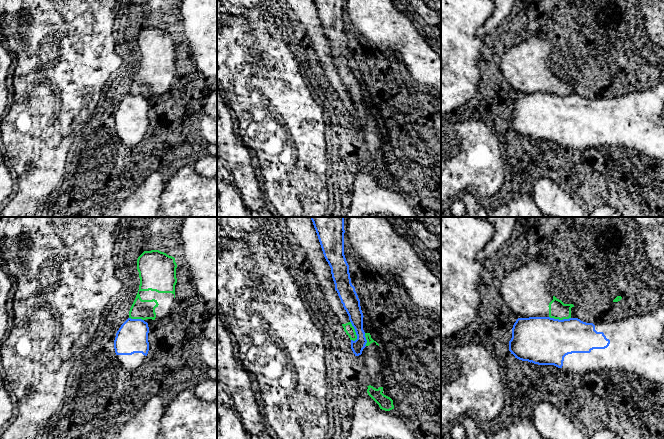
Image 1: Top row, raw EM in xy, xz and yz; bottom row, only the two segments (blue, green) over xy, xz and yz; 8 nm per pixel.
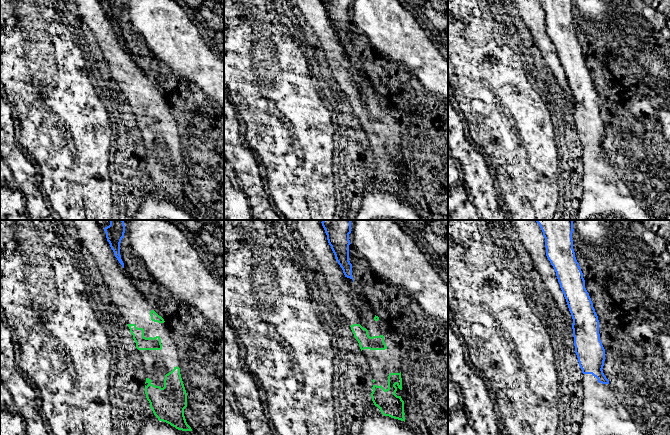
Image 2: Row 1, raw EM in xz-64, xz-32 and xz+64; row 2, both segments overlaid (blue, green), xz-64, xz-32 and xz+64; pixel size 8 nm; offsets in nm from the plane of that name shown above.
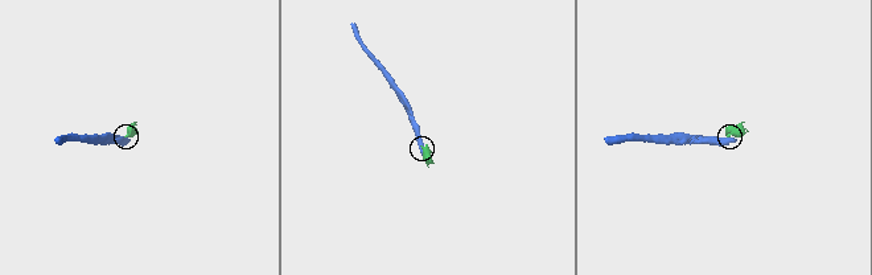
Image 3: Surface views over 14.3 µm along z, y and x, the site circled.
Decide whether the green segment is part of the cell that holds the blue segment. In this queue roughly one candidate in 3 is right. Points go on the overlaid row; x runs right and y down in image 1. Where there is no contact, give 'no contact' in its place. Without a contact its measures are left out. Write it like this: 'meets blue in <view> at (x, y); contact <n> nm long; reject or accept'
meets blue in xz at (355, 331); contact 170 nm long; reject

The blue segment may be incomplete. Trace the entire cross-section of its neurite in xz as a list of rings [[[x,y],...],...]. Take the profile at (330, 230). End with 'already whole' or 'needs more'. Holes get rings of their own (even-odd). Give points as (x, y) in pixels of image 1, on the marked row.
[[[311,217],[324,257],[331,268],[335,290],[355,329],[357,339],[351,340],[355,356],[366,347],[363,313],[360,300],[351,283],[349,265],[344,255],[344,217]]]; already whole

